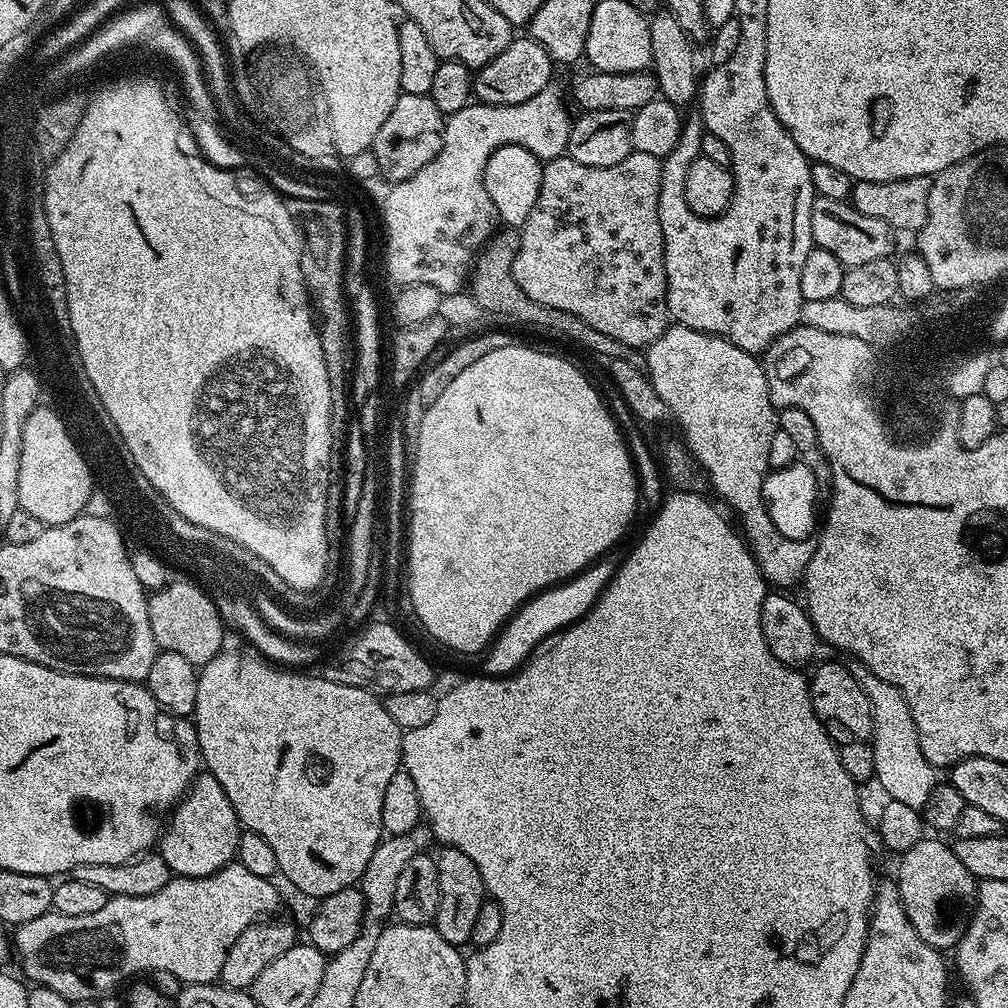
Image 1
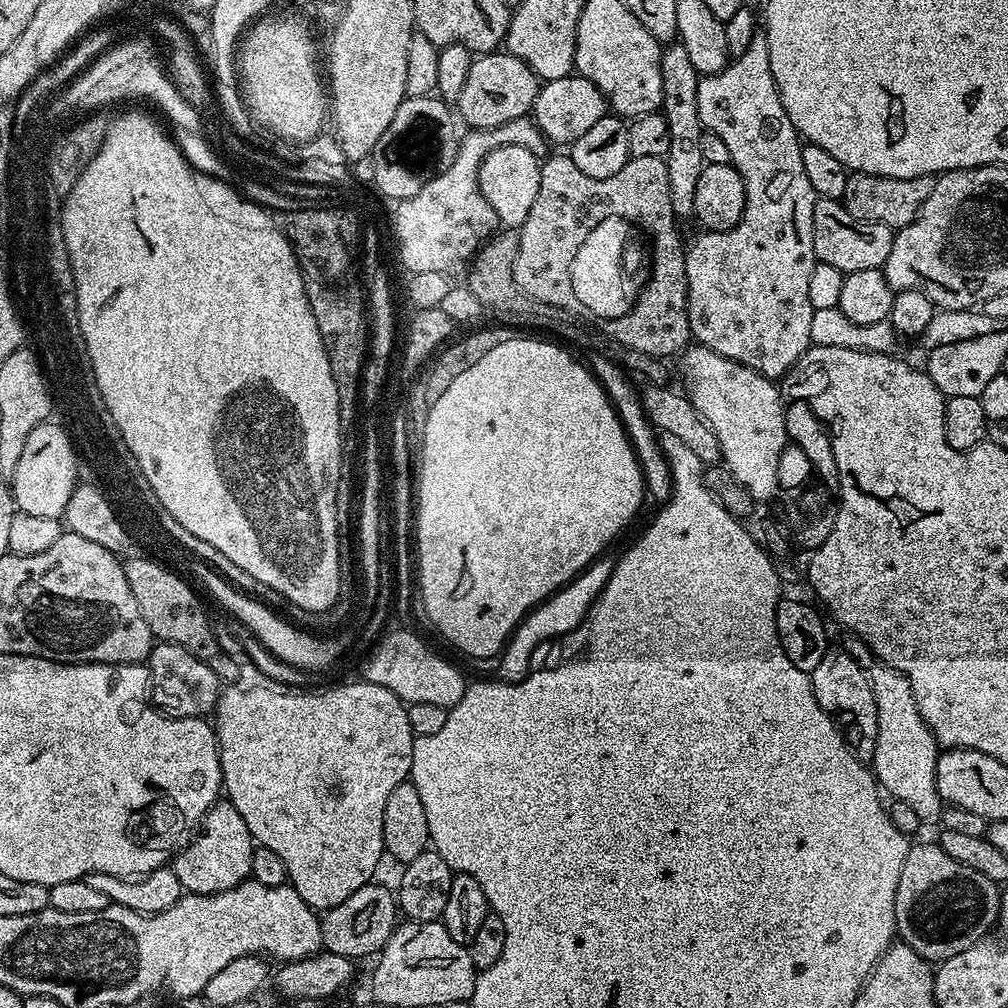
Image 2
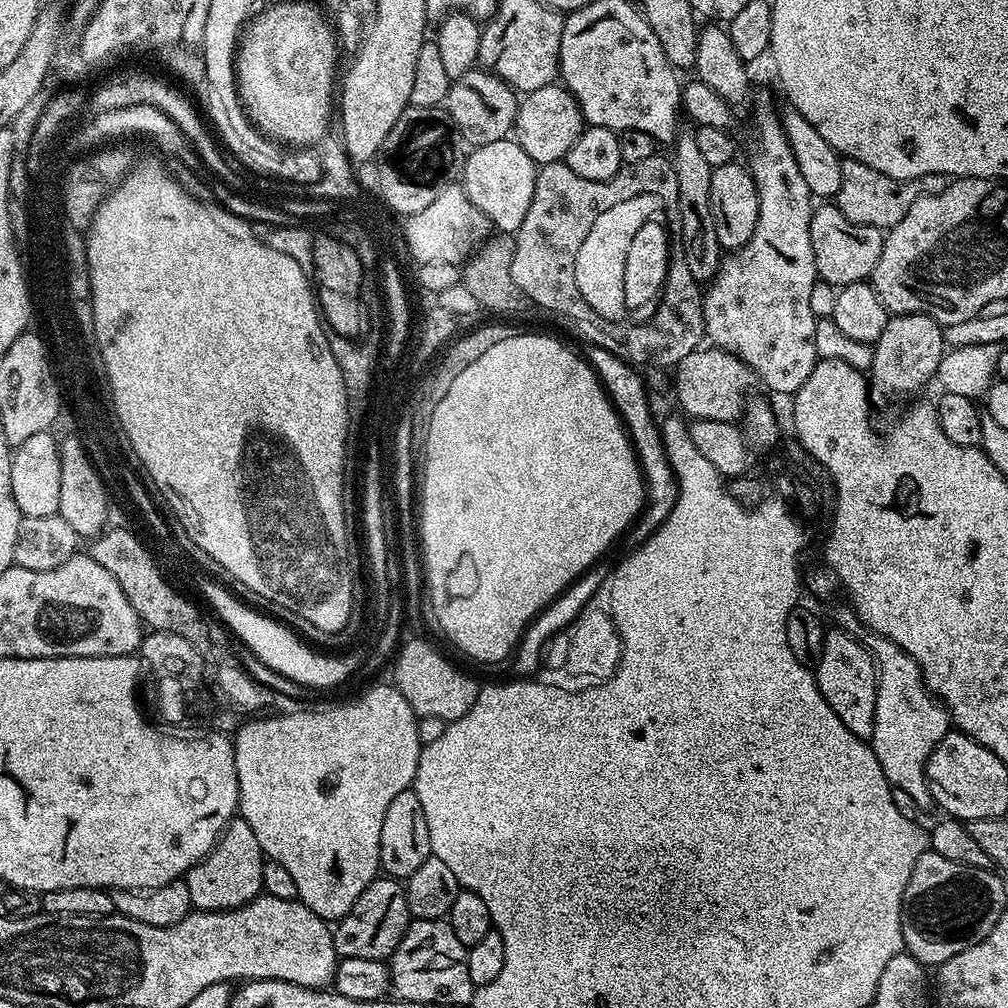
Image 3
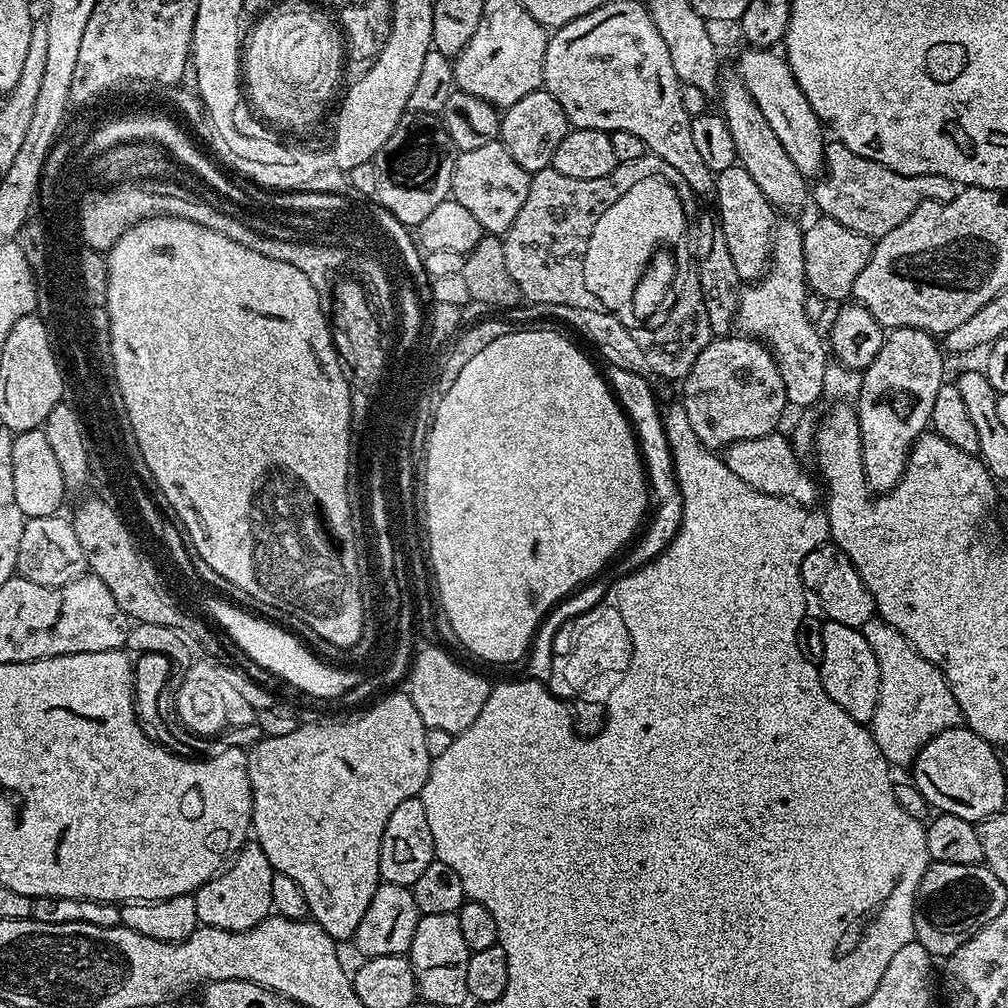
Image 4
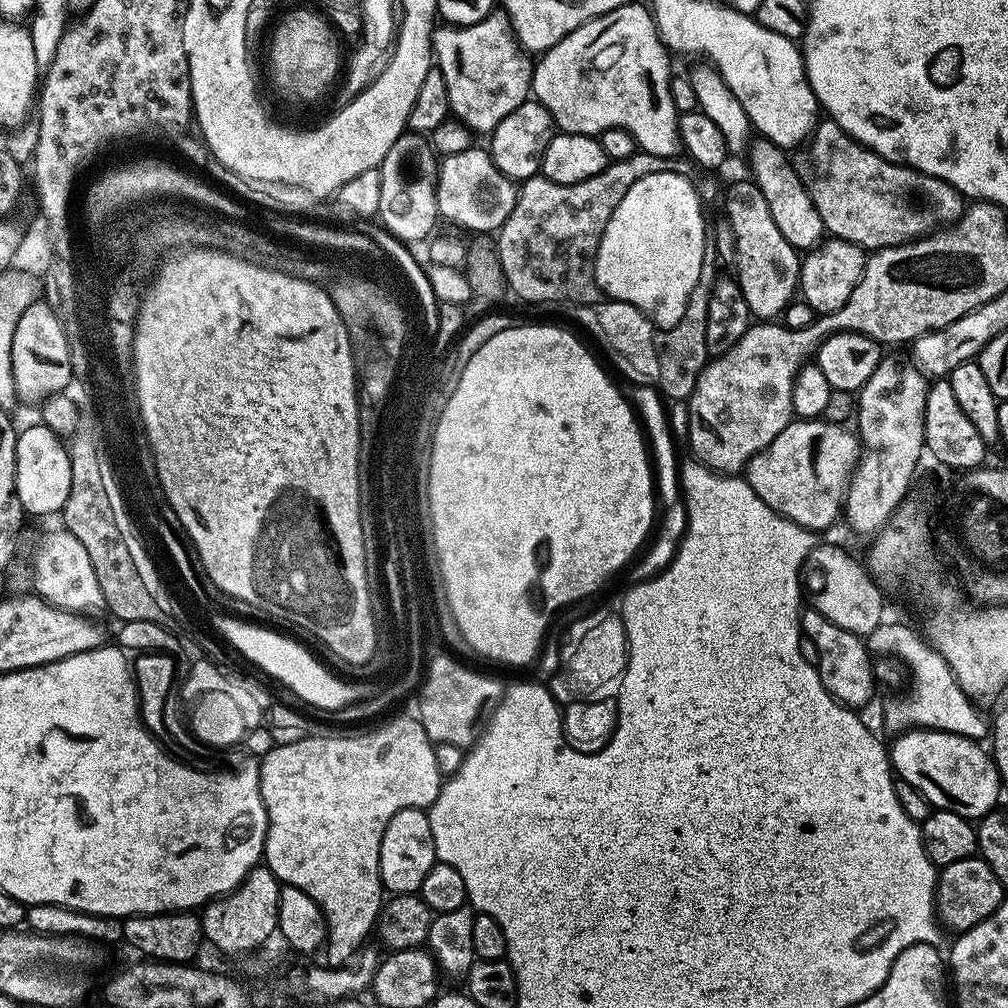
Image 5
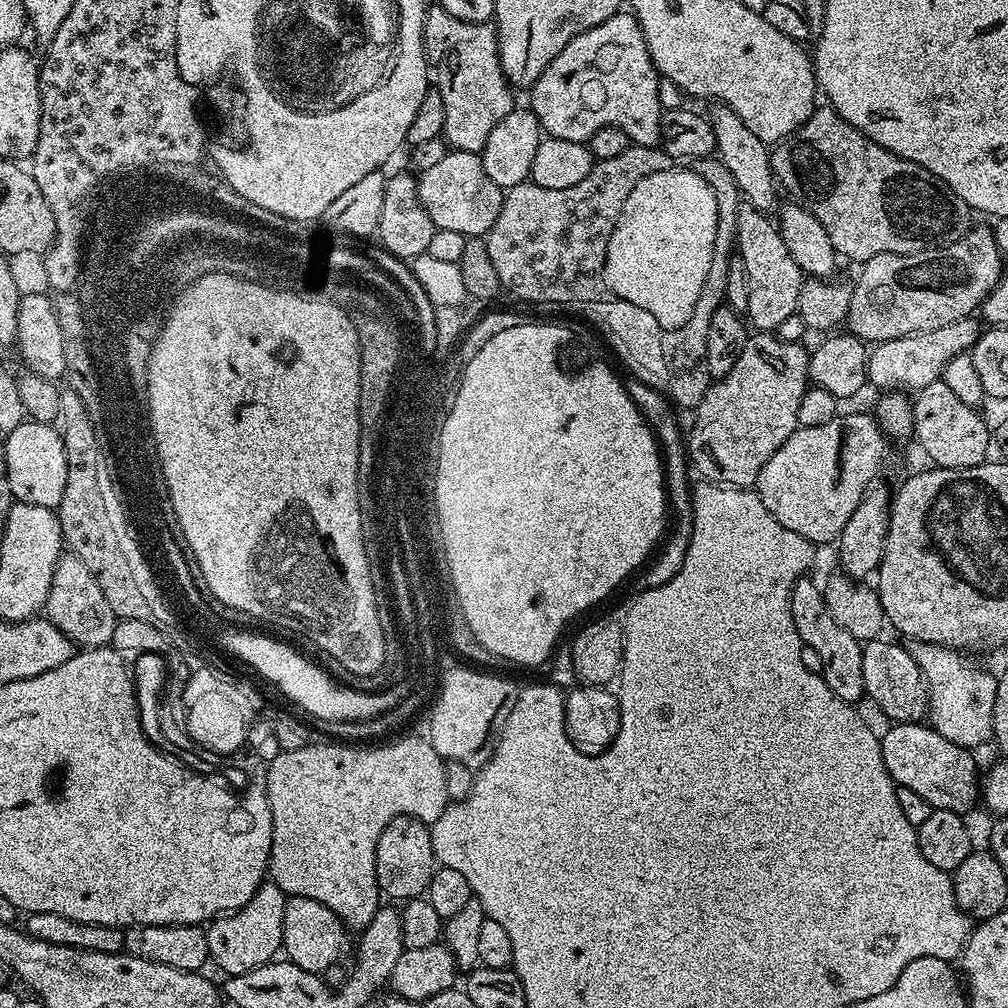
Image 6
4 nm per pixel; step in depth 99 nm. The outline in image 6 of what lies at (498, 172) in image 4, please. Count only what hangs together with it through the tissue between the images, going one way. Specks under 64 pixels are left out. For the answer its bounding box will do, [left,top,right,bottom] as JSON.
[416,150,505,238]

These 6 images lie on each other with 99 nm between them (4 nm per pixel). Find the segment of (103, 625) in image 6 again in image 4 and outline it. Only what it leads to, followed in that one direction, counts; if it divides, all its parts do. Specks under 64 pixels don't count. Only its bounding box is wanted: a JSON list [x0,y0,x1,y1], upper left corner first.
[16,515,88,588]

